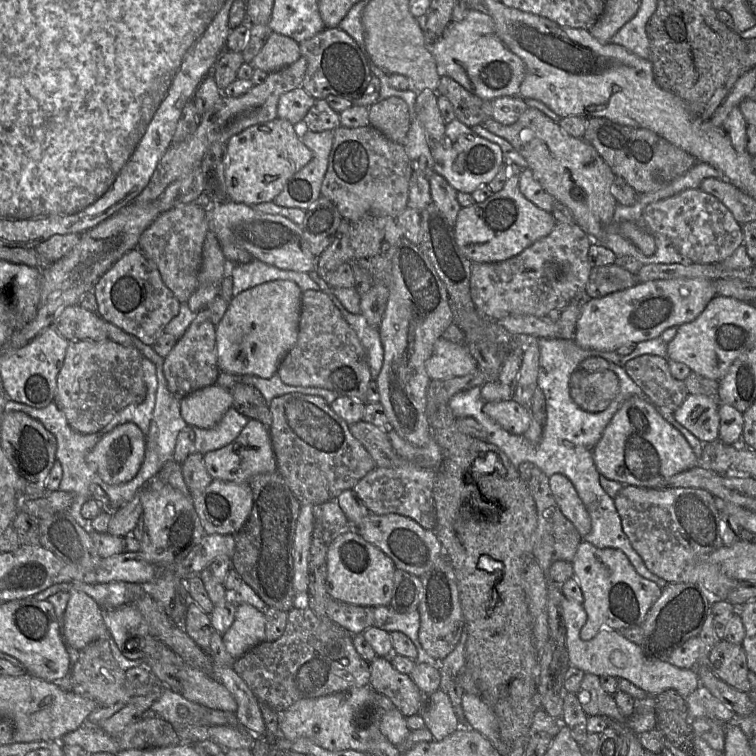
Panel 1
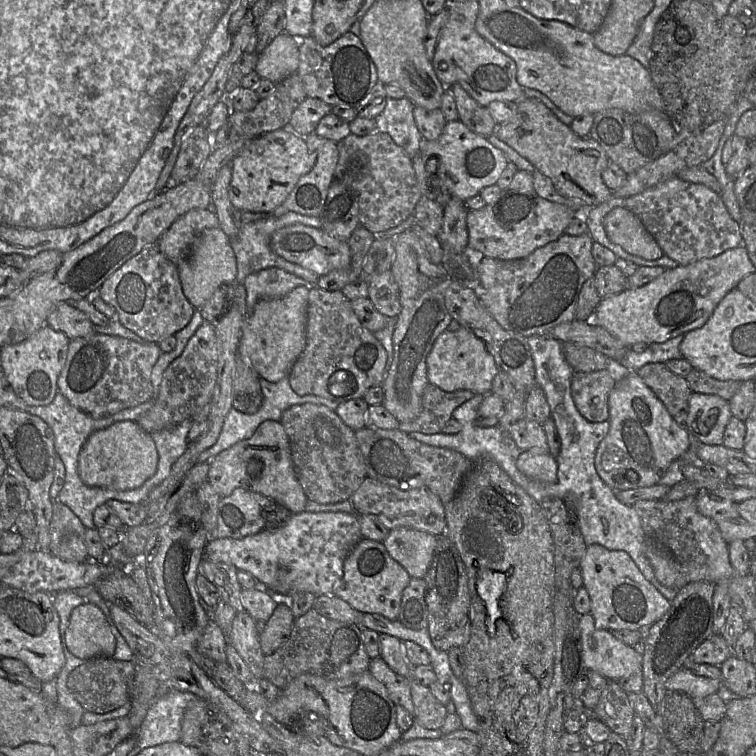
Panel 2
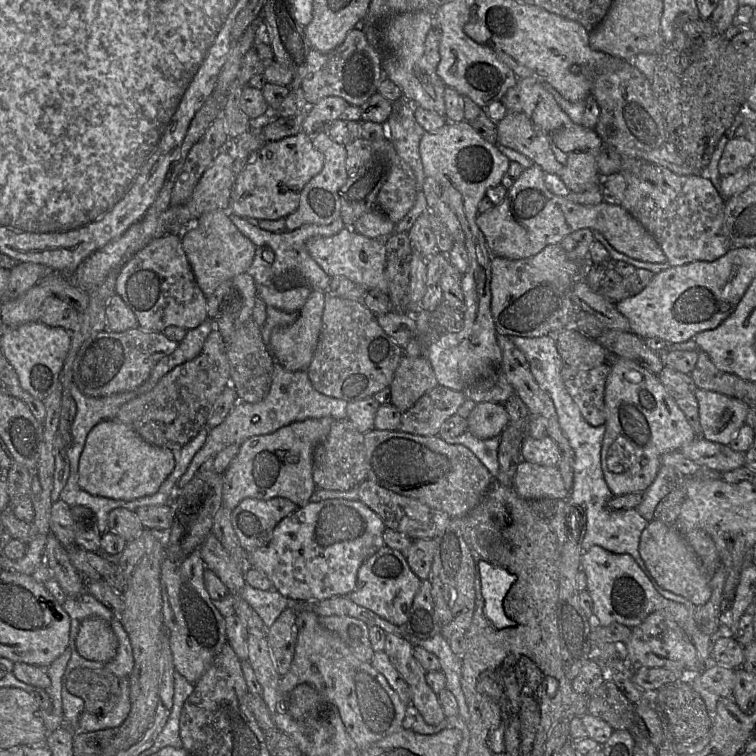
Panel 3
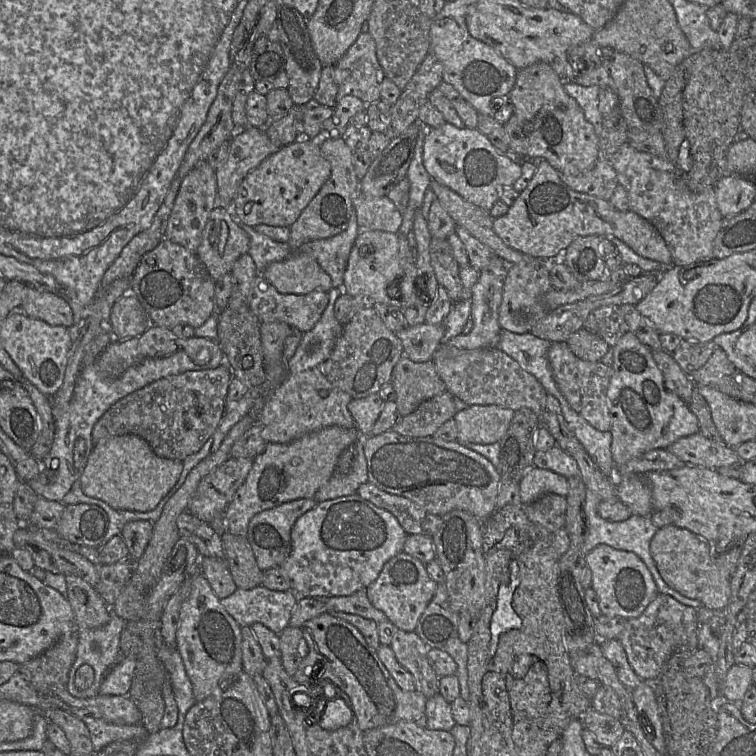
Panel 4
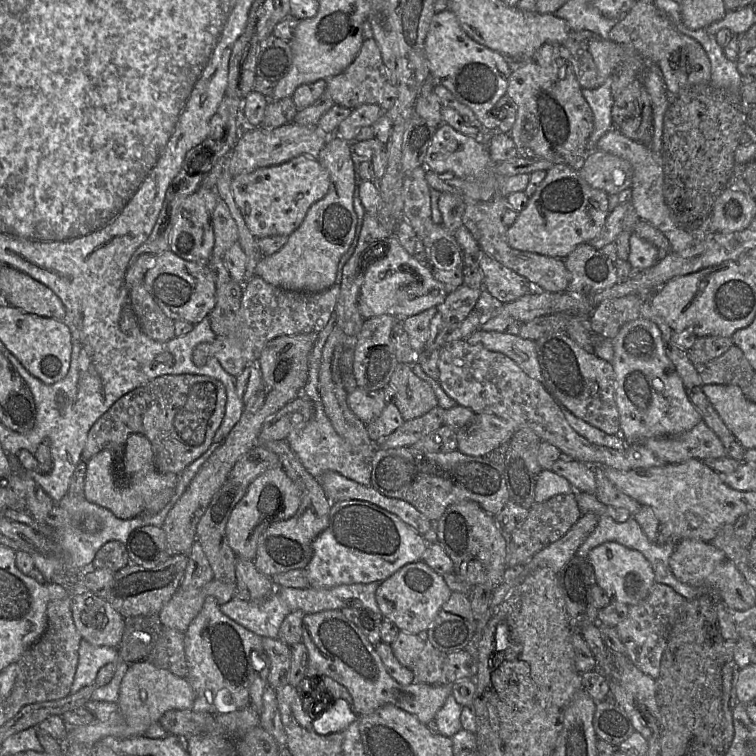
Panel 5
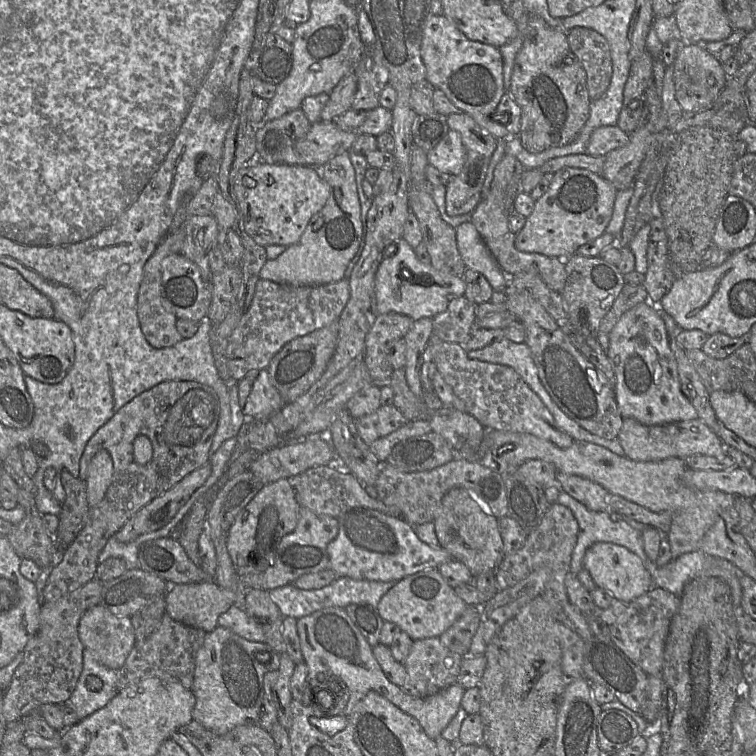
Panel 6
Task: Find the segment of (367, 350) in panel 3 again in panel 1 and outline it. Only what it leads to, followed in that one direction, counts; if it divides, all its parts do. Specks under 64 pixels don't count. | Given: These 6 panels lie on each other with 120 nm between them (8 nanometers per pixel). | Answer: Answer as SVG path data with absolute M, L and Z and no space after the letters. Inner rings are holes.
M311 289L302 293L297 342L277 373L289 386L322 388L363 403L372 381L367 352L357 334L325 292Z

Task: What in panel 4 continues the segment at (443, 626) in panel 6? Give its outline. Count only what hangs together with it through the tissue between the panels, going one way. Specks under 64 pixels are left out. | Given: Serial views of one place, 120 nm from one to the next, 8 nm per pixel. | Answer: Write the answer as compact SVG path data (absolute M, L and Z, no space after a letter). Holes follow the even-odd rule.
M402 551L385 563L378 578L367 587L367 597L372 605L384 612L400 630L415 631L419 618L435 594L437 583L429 576L425 565Z

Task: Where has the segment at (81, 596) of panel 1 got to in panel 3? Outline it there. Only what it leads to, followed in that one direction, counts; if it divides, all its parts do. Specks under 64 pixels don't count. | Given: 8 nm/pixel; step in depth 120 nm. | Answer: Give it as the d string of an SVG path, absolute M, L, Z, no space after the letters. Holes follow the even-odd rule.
M90 617L81 622L75 647L87 660L108 663L116 656L118 641L108 622Z

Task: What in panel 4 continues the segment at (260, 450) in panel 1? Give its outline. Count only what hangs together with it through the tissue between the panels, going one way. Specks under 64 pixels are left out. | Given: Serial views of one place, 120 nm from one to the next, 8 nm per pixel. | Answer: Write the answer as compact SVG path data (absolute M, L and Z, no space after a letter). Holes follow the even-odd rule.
M330 426L287 444L267 443L265 450L253 458L247 478L224 512L227 531L246 537L249 522L256 514L292 500L314 498L315 493L334 474L342 452L359 440L359 437L357 429Z

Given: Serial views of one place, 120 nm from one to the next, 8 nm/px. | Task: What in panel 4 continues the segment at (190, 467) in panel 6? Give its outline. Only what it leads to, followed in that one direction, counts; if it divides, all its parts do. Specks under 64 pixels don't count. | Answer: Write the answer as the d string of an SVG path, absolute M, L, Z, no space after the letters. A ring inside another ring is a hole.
M227 364L161 378L125 396L95 423L93 445L101 439L133 434L143 438L160 457L183 461L212 438L220 424L232 372Z

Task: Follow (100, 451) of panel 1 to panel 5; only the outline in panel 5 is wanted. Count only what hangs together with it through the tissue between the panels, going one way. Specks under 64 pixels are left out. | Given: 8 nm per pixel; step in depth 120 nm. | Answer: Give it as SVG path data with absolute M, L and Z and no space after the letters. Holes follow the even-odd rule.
M141 434L128 437L121 456L122 473L116 467L116 459L110 450L103 450L86 462L84 480L84 498L91 503L110 510L119 519L131 519L141 515L148 502L158 493L166 489L174 489L178 483L178 475L159 472L154 463L154 455L150 441ZM123 474L125 486L119 484L119 476Z

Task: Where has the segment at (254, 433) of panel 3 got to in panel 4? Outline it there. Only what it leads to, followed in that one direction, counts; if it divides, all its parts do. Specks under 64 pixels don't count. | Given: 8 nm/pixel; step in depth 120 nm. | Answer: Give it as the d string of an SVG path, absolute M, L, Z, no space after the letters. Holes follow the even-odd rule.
M332 288L328 292L329 302L315 327L304 333L295 354L287 361L286 379L269 394L259 393L257 389L249 389L239 401L226 403L223 418L212 438L211 453L216 452L228 432L253 408L258 413L255 425L260 425L261 436L267 443L287 444L306 434L330 426L356 429L355 421L348 411L351 396L335 387L324 375L324 363L342 335L343 326L334 316L334 305L343 292Z

